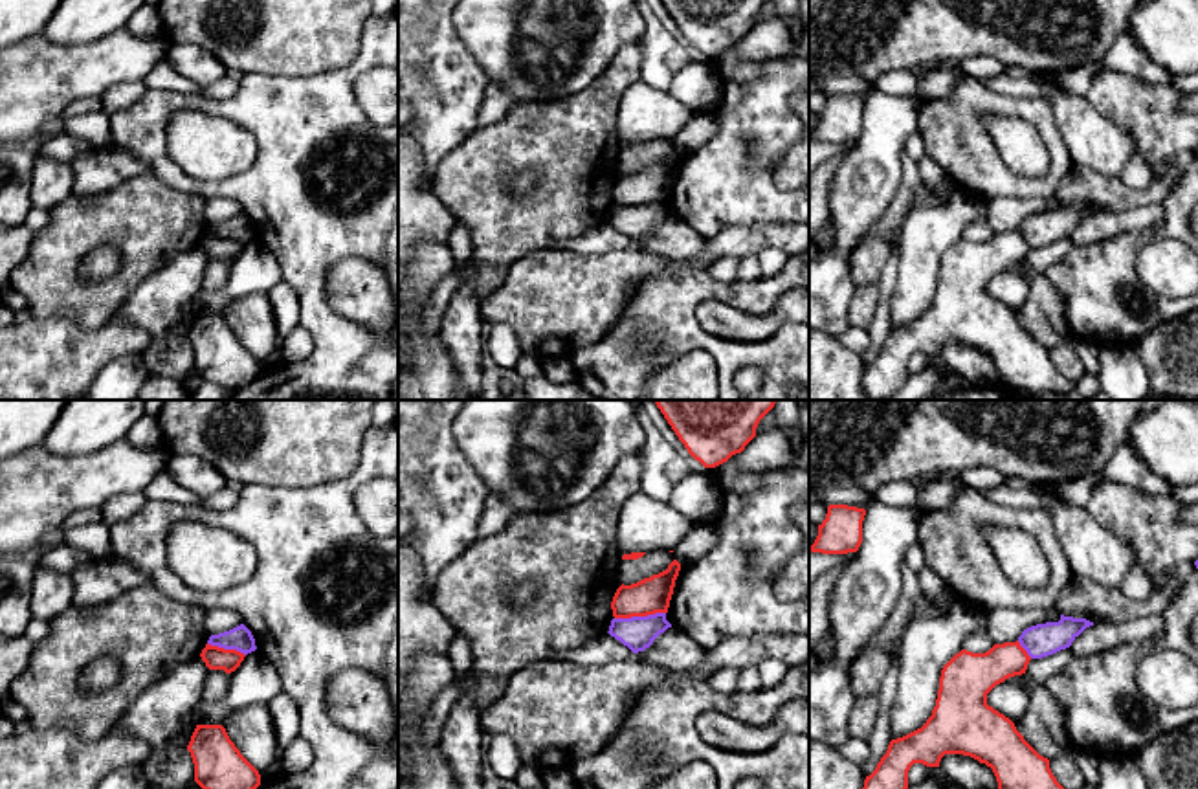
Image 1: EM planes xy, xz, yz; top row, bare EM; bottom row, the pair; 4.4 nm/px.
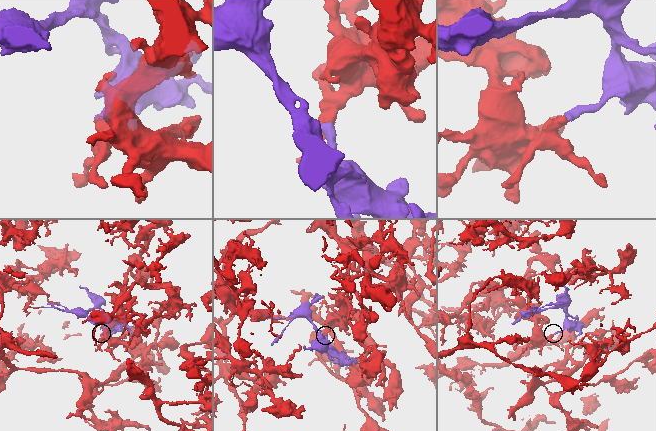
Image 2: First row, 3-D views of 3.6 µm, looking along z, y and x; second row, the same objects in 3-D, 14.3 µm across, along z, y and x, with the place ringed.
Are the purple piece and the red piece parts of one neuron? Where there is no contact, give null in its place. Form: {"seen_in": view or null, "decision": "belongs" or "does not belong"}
{"seen_in": "xz", "decision": "does not belong"}

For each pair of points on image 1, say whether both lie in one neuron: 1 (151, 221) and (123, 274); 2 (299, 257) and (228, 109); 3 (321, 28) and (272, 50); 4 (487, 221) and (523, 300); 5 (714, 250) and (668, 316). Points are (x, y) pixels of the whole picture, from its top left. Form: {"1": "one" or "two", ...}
{"1": "one", "2": "one", "3": "one", "4": "two", "5": "two"}

